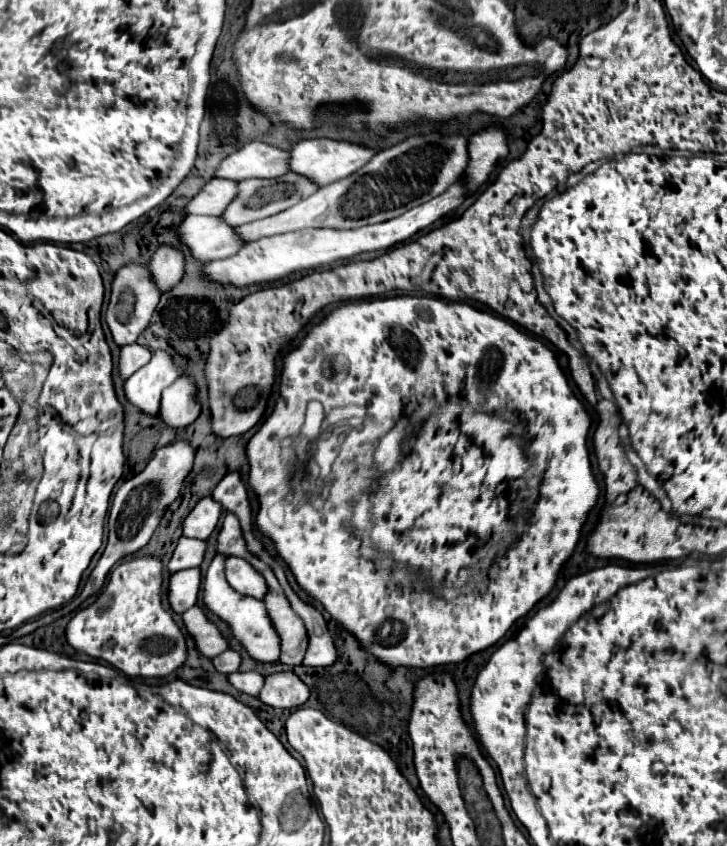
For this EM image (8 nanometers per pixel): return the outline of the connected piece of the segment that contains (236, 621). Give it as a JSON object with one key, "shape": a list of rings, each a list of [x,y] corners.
{"shape":[[[217,554],[213,558],[207,574],[205,574],[205,596],[203,596],[203,600],[205,600],[207,608],[231,626],[233,636],[247,648],[247,652],[255,660],[277,662],[279,660],[279,650],[281,650],[281,644],[279,644],[281,638],[279,638],[275,626],[271,624],[271,618],[269,618],[269,612],[267,612],[265,604],[251,598],[251,596],[243,596],[229,586],[229,582],[225,580],[225,560],[227,560],[225,554]]]}

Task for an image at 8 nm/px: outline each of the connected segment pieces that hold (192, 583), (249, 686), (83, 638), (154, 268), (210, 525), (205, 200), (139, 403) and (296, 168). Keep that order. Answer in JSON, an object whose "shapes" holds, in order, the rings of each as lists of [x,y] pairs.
{"shapes":[[[[189,568],[189,570],[175,572],[169,580],[171,608],[175,612],[183,614],[191,606],[195,606],[197,596],[199,596],[199,586],[201,586],[201,570],[199,568]]],[[[233,672],[233,674],[229,676],[229,682],[231,682],[237,690],[241,690],[241,692],[245,692],[245,694],[259,696],[259,692],[261,692],[261,688],[263,688],[263,684],[265,684],[265,676],[259,674],[259,672]]],[[[135,556],[117,564],[97,600],[69,620],[65,628],[69,646],[113,664],[127,676],[165,678],[181,668],[187,660],[187,642],[161,604],[161,570],[159,556]]],[[[161,244],[151,258],[151,274],[161,292],[167,292],[169,286],[175,286],[183,276],[185,258],[183,252],[171,244]]],[[[211,496],[203,498],[187,516],[187,520],[183,522],[183,536],[187,538],[199,538],[199,540],[207,540],[211,536],[211,532],[215,530],[219,518],[221,518],[221,504],[215,502]]],[[[213,178],[209,180],[201,192],[187,204],[187,214],[205,214],[205,216],[221,216],[227,206],[237,198],[239,184],[229,178]]],[[[157,350],[149,360],[149,364],[145,364],[131,378],[127,378],[125,396],[139,410],[147,414],[157,414],[163,390],[183,374],[185,368],[181,368],[169,352]]],[[[313,138],[313,140],[301,140],[291,148],[291,170],[297,174],[303,174],[317,182],[319,186],[325,186],[329,182],[335,182],[337,178],[349,176],[355,170],[363,168],[373,156],[377,154],[375,148],[347,142],[347,140],[331,140],[331,138]]]]}

